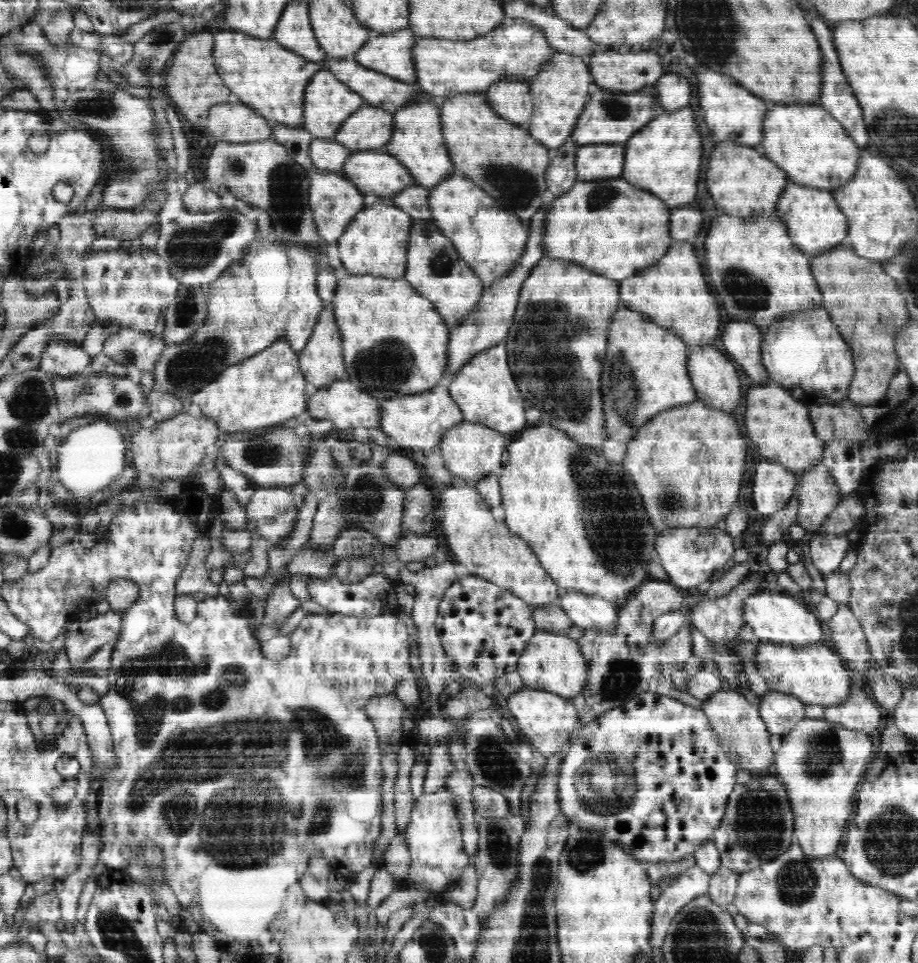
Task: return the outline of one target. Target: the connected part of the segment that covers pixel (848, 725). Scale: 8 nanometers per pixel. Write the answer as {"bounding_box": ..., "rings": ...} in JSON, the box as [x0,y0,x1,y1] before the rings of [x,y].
{"bounding_box":[824,686,885,735],"rings":[[[852,686],[851,696],[846,702],[825,707],[824,720],[836,722],[850,731],[871,735],[882,730],[885,716],[866,688]]]}

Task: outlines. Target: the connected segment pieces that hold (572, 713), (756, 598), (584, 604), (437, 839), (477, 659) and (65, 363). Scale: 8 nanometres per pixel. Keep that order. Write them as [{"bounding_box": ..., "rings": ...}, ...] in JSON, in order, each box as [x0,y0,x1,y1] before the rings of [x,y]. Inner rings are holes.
[{"bounding_box":[507,688,579,758],"rings":[[[524,688],[514,692],[507,697],[507,705],[532,748],[547,758],[562,752],[564,746],[570,744],[570,735],[579,724],[579,710],[573,700],[544,689]]]},{"bounding_box":[743,591,824,646],"rings":[[[762,591],[748,596],[743,609],[744,621],[751,626],[756,638],[762,642],[782,642],[786,645],[806,646],[824,640],[824,628],[814,614],[788,592]]]},{"bounding_box":[557,592,618,634],"rings":[[[562,592],[557,605],[568,613],[576,626],[614,634],[618,626],[618,606],[598,596],[584,596],[582,592]]]},{"bounding_box":[396,788,471,894],"rings":[[[443,788],[432,794],[422,794],[415,800],[407,828],[403,832],[398,831],[408,846],[412,864],[408,866],[407,877],[396,879],[396,885],[404,889],[424,887],[430,894],[442,894],[470,866],[471,858],[464,852],[453,797],[450,791]]]},{"bounding_box":[435,575,537,687],"rings":[[[467,575],[457,579],[446,590],[438,608],[437,618],[435,628],[438,628],[438,636],[446,656],[460,676],[467,678],[478,687],[483,687],[500,676],[516,671],[518,660],[528,640],[537,631],[532,607],[529,604],[507,589],[476,575]]]},{"bounding_box":[38,340,91,378],"rings":[[[50,340],[46,350],[42,350],[38,368],[52,377],[74,378],[81,376],[88,364],[91,364],[90,355],[81,345]]]}]

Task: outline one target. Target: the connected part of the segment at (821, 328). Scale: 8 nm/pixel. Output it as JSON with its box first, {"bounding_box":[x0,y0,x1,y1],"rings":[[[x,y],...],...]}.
{"bounding_box":[761,309,855,406],"rings":[[[822,309],[812,310],[812,312],[794,312],[792,316],[770,324],[768,332],[763,334],[761,355],[763,364],[769,373],[770,382],[788,389],[796,400],[803,401],[808,406],[834,403],[846,398],[852,378],[855,377],[855,363],[851,348],[843,339],[836,323],[830,320],[828,312]]]}

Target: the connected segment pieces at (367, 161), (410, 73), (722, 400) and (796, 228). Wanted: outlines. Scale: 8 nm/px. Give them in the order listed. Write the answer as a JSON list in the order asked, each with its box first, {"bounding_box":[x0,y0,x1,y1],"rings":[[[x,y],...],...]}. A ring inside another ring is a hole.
[{"bounding_box":[340,151,415,200],"rings":[[[354,151],[340,170],[363,194],[372,193],[389,200],[404,188],[415,185],[406,165],[386,151]]]},{"bounding_box":[354,26,418,83],"rings":[[[409,26],[388,34],[373,34],[354,57],[366,68],[414,83],[416,67],[412,50],[418,39]]]},{"bounding_box":[689,345,742,412],"rings":[[[714,345],[694,350],[690,356],[689,376],[692,385],[696,384],[694,388],[698,401],[724,412],[732,412],[742,400],[742,382],[736,366],[732,366],[732,362]]]},{"bounding_box":[775,184,848,257],"rings":[[[788,184],[787,188],[784,188],[783,196],[780,196],[779,204],[776,204],[775,216],[788,227],[795,247],[812,257],[824,255],[846,242],[848,217],[838,207],[835,196],[830,191]]]}]

